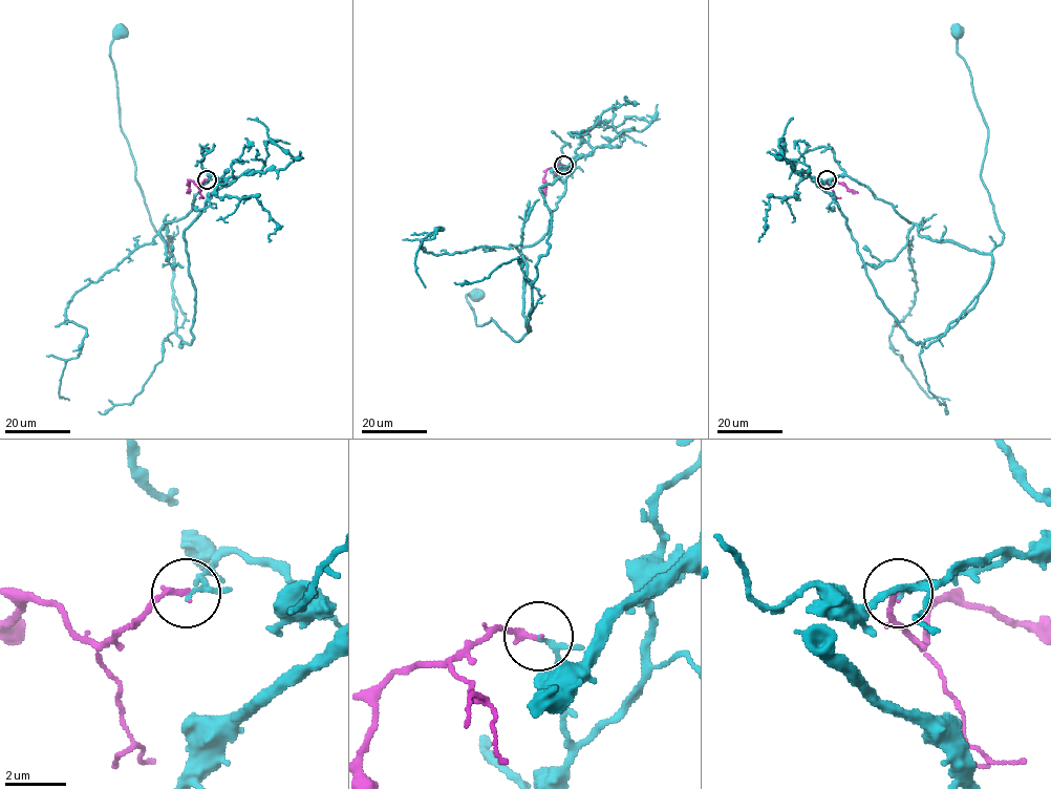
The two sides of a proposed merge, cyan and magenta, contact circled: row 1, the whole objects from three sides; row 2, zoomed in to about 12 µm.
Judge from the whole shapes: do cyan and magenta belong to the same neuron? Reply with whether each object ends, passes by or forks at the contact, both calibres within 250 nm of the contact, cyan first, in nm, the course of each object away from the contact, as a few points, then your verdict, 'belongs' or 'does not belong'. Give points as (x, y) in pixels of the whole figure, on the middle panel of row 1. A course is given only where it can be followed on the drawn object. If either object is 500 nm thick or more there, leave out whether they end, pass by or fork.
cyan passes by; magenta ends; calibres 120 and 200 nm; course cyan (563, 165), (564, 192), (549, 231), (521, 251), (521, 339), (492, 318), (476, 324), (466, 295), (477, 296); course magenta (563, 165), (545, 171), (545, 195); belongs

